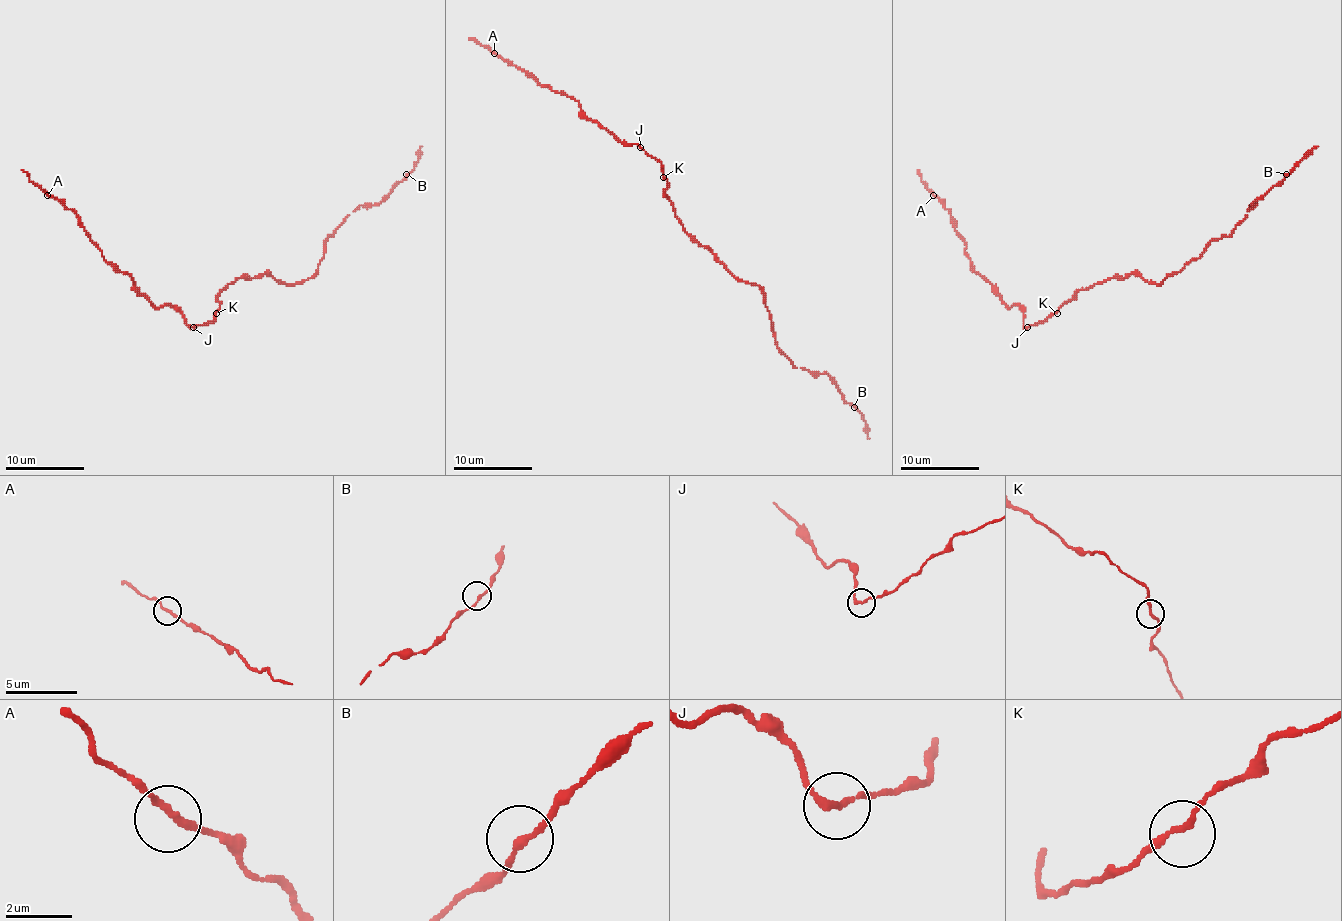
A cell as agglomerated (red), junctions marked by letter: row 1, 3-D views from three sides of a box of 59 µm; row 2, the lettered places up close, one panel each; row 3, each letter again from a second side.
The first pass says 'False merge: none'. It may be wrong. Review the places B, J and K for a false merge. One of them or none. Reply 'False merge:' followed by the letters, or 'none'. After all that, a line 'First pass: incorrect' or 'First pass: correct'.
False merge: J
First pass: incorrect

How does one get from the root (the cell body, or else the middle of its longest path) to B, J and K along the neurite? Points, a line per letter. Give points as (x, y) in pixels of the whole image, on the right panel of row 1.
B: (1090, 286), (1131, 274), (1159, 284), (1196, 260), (1212, 240), (1227, 237), (1247, 209), (1286, 174)
J: (1090, 286), (1080, 290), (1043, 321), (1027, 327)
K: (1090, 286), (1080, 290), (1057, 313)

